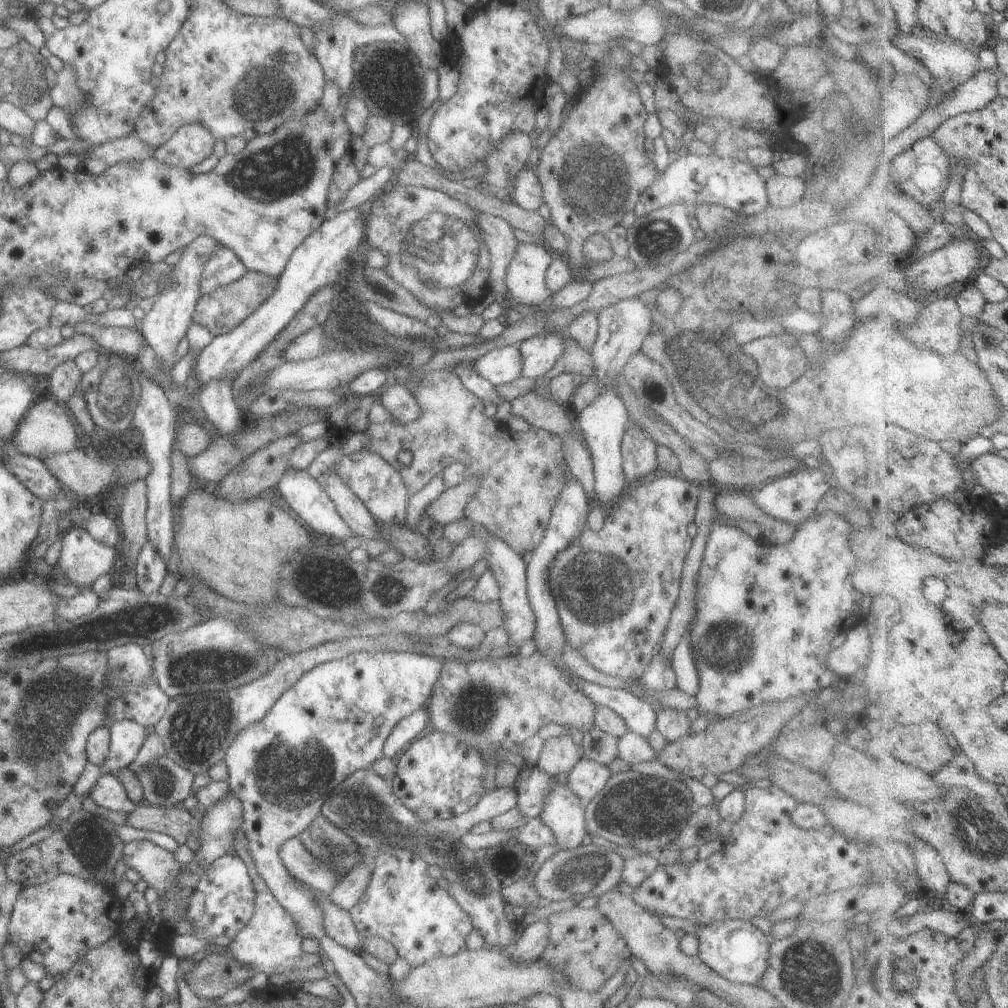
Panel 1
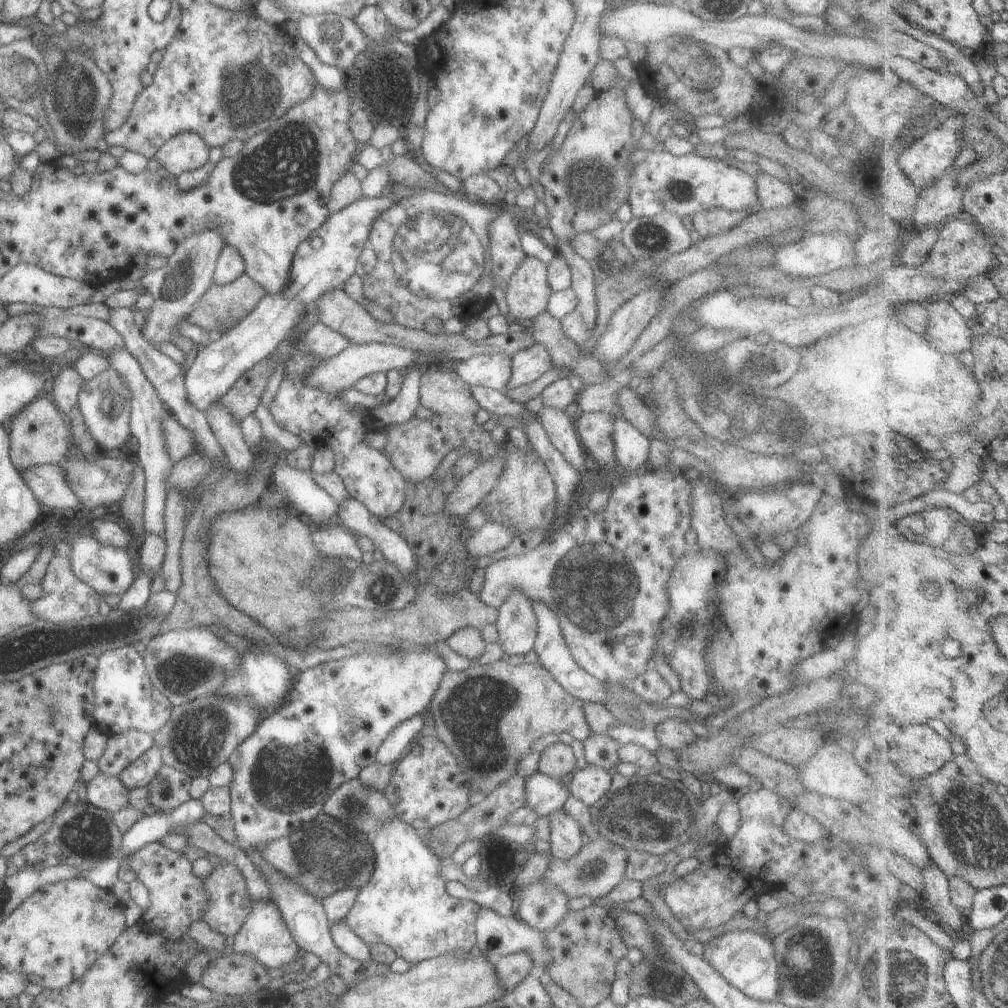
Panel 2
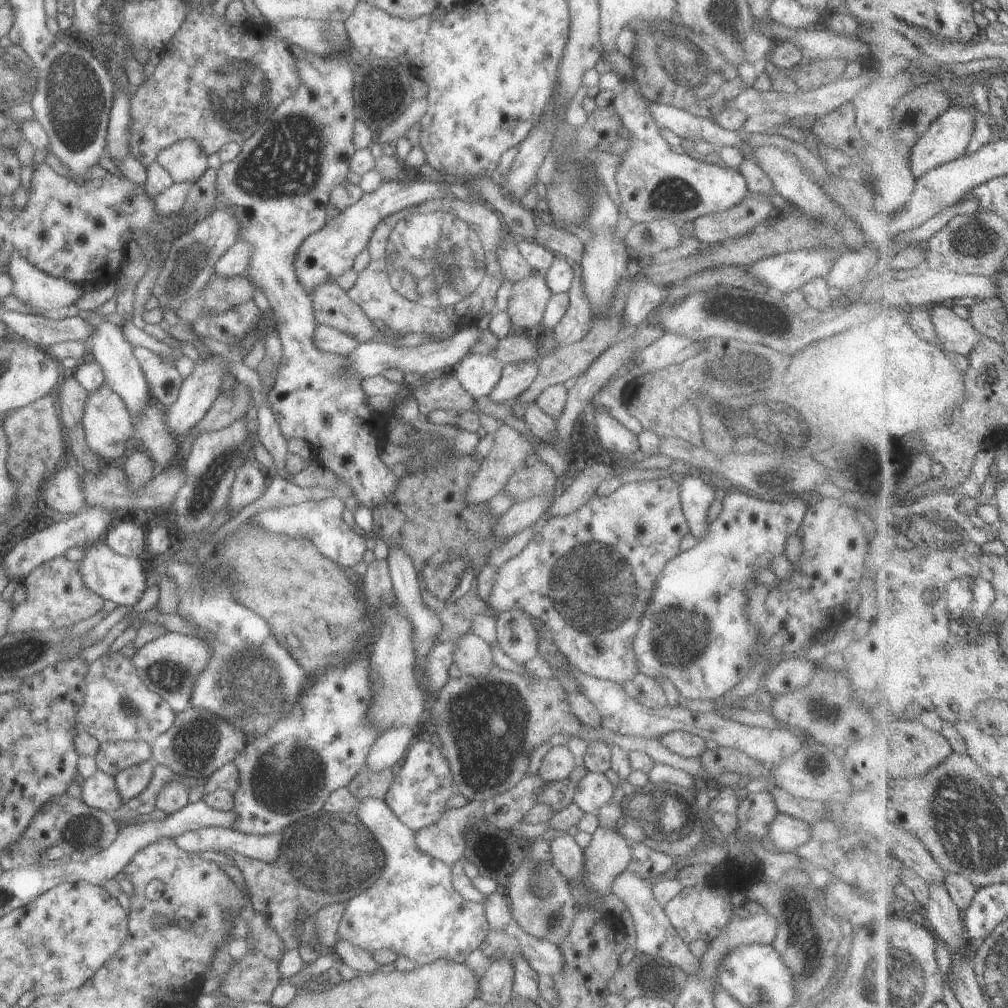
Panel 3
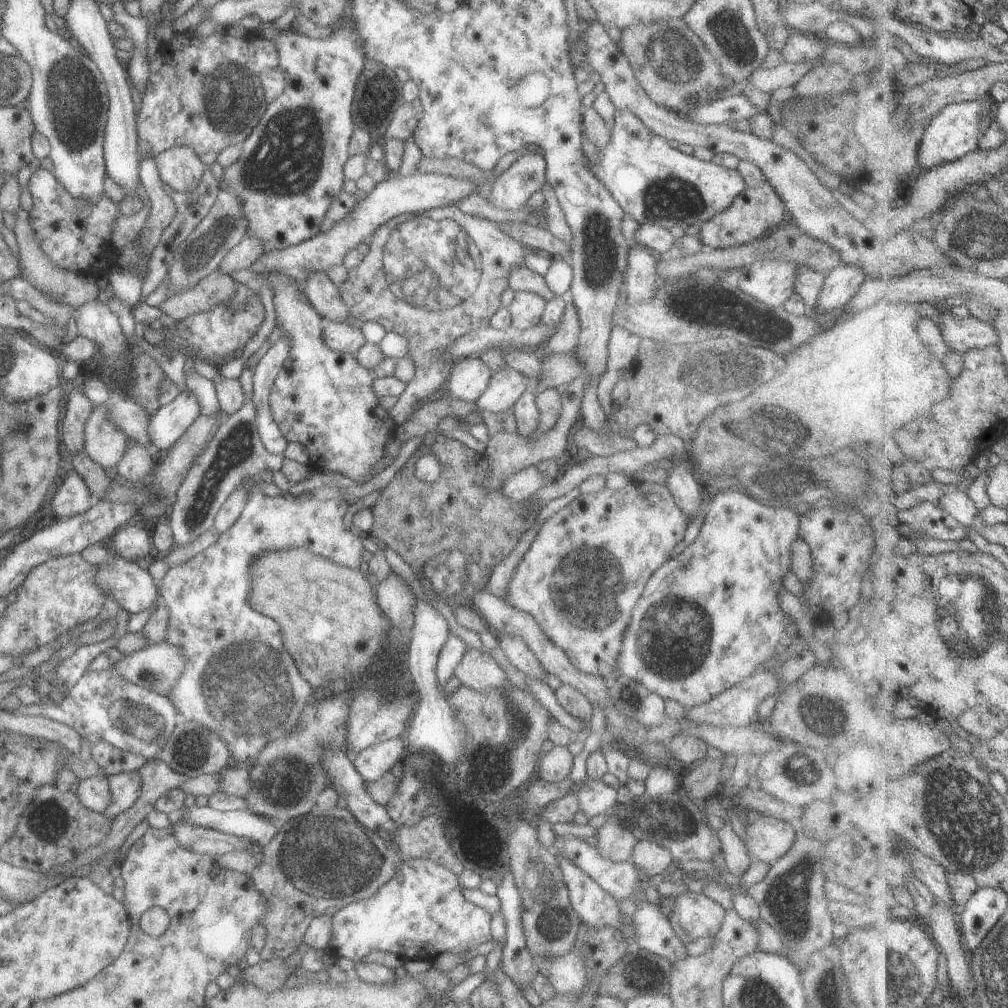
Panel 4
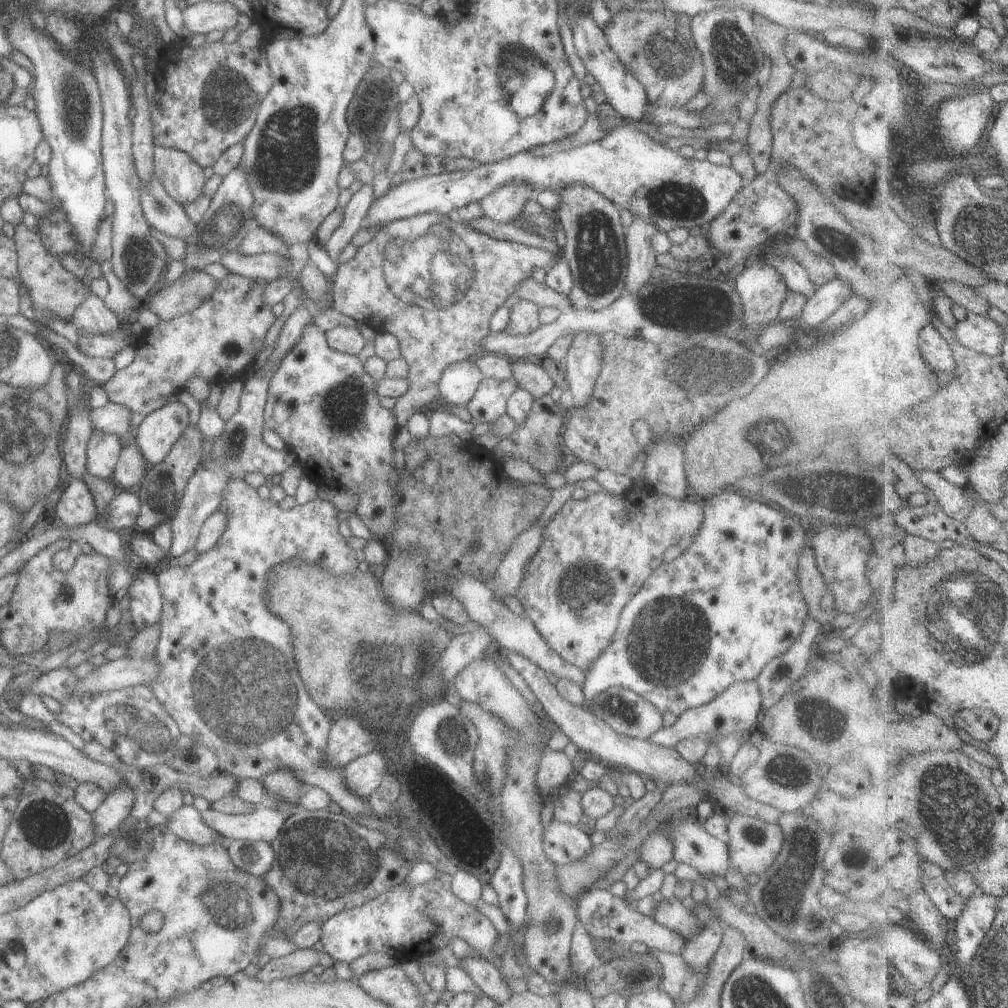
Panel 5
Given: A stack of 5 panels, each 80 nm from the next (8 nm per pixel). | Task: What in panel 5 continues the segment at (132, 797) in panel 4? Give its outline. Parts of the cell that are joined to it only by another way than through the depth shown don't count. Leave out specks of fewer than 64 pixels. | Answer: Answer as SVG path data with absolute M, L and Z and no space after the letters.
M121 779L120 783L106 794L103 802L92 812L94 838L107 834L129 814L134 803L131 787Z

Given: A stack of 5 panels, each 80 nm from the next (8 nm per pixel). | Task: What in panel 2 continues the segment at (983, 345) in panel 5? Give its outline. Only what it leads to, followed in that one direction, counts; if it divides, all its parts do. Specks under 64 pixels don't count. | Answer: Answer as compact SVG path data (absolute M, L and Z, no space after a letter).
M947 300L927 303L930 312L929 332L924 334L928 343L943 354L957 355L971 351L978 333L956 308Z

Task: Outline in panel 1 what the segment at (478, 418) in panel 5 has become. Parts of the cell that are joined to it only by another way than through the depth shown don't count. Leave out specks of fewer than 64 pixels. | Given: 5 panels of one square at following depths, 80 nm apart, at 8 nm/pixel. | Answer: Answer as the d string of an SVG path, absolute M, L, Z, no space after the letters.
M557 333L533 335L517 344L522 356L520 376L536 379L544 376L562 355L563 339Z

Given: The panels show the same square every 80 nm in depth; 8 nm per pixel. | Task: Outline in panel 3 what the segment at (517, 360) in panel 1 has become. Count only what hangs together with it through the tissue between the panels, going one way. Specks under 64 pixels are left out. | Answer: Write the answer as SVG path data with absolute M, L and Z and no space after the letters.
M469 352L457 362L450 373L457 377L460 387L476 401L480 396L487 395L493 390L500 379L503 365L493 354Z

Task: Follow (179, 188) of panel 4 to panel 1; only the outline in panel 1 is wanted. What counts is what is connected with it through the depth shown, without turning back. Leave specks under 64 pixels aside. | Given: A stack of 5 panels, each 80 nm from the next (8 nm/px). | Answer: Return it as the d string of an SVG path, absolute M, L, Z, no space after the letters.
M199 122L180 126L163 144L160 144L151 157L167 166L190 169L212 154L214 138Z

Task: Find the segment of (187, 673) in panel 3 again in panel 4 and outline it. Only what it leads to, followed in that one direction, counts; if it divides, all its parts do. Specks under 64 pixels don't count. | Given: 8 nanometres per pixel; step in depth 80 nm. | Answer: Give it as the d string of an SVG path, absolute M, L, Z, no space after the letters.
M157 641L125 655L110 667L122 679L167 697L186 665L181 652L182 648L178 644Z

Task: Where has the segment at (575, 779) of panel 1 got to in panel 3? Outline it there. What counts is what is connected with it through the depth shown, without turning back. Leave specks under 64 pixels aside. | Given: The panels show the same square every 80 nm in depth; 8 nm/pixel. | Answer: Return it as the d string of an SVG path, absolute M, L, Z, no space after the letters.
M587 771L577 782L572 802L581 812L597 813L598 808L606 803L615 792L615 785L604 773Z

